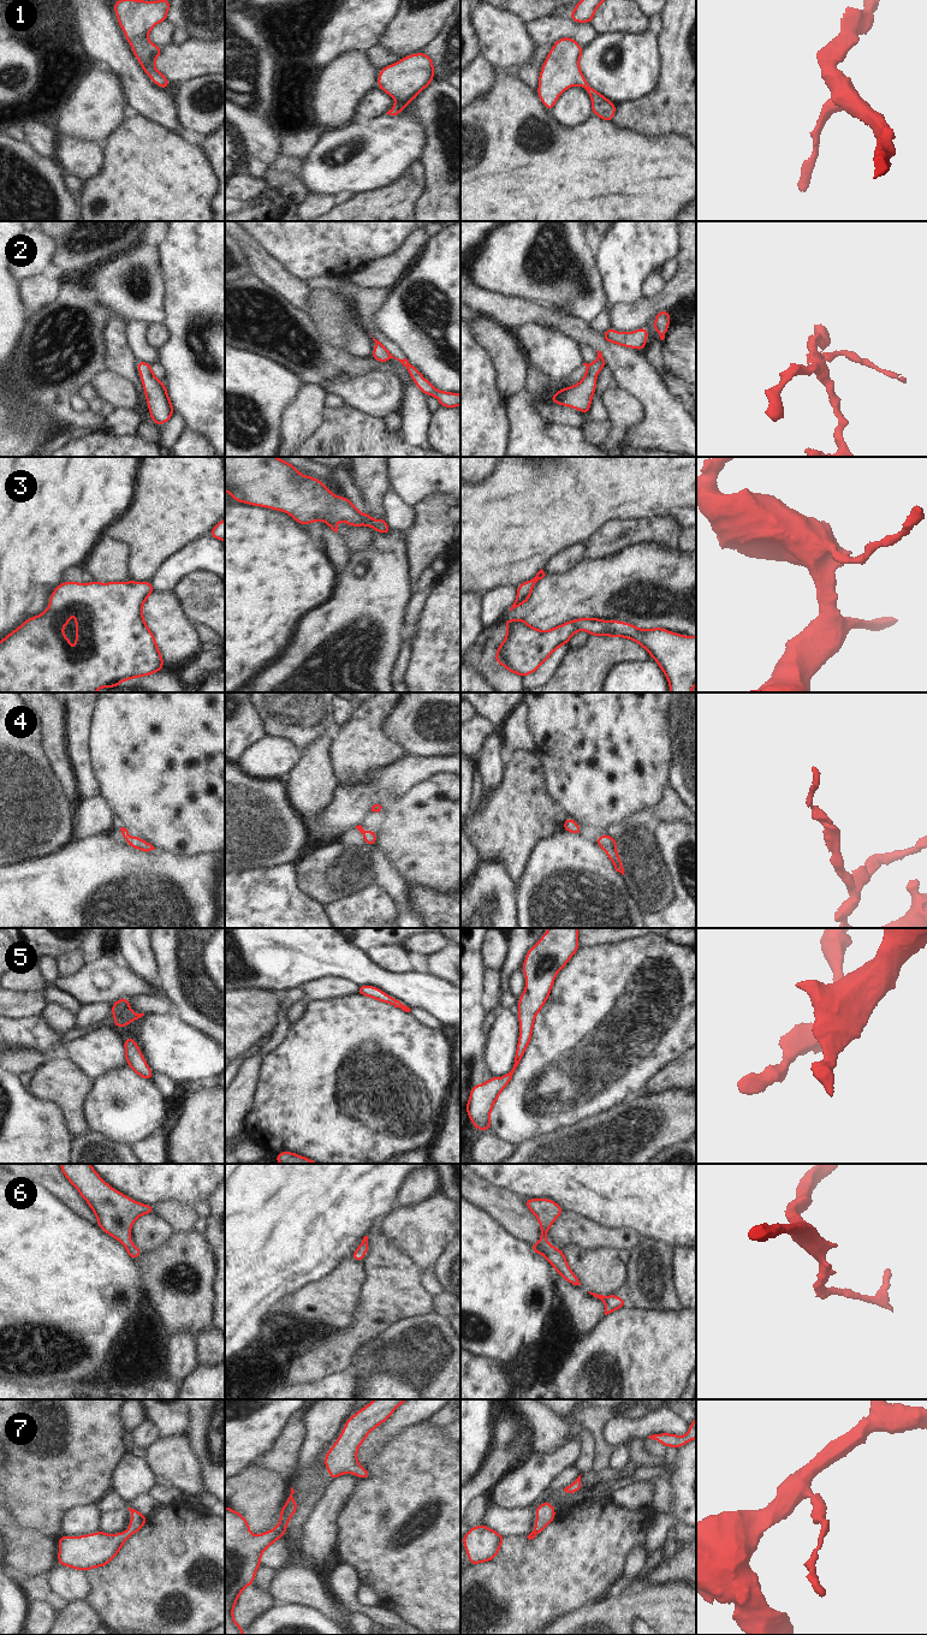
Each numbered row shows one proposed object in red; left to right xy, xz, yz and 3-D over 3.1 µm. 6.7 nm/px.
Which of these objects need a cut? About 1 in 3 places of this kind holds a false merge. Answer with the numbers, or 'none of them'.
2

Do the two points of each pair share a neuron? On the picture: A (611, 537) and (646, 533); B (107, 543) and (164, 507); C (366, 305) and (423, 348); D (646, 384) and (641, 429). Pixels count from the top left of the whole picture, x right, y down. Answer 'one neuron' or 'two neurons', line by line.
A: one neuron
B: two neurons
C: two neurons
D: one neuron

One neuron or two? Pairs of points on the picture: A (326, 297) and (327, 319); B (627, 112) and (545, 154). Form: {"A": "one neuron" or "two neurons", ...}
{"A": "one neuron", "B": "two neurons"}

